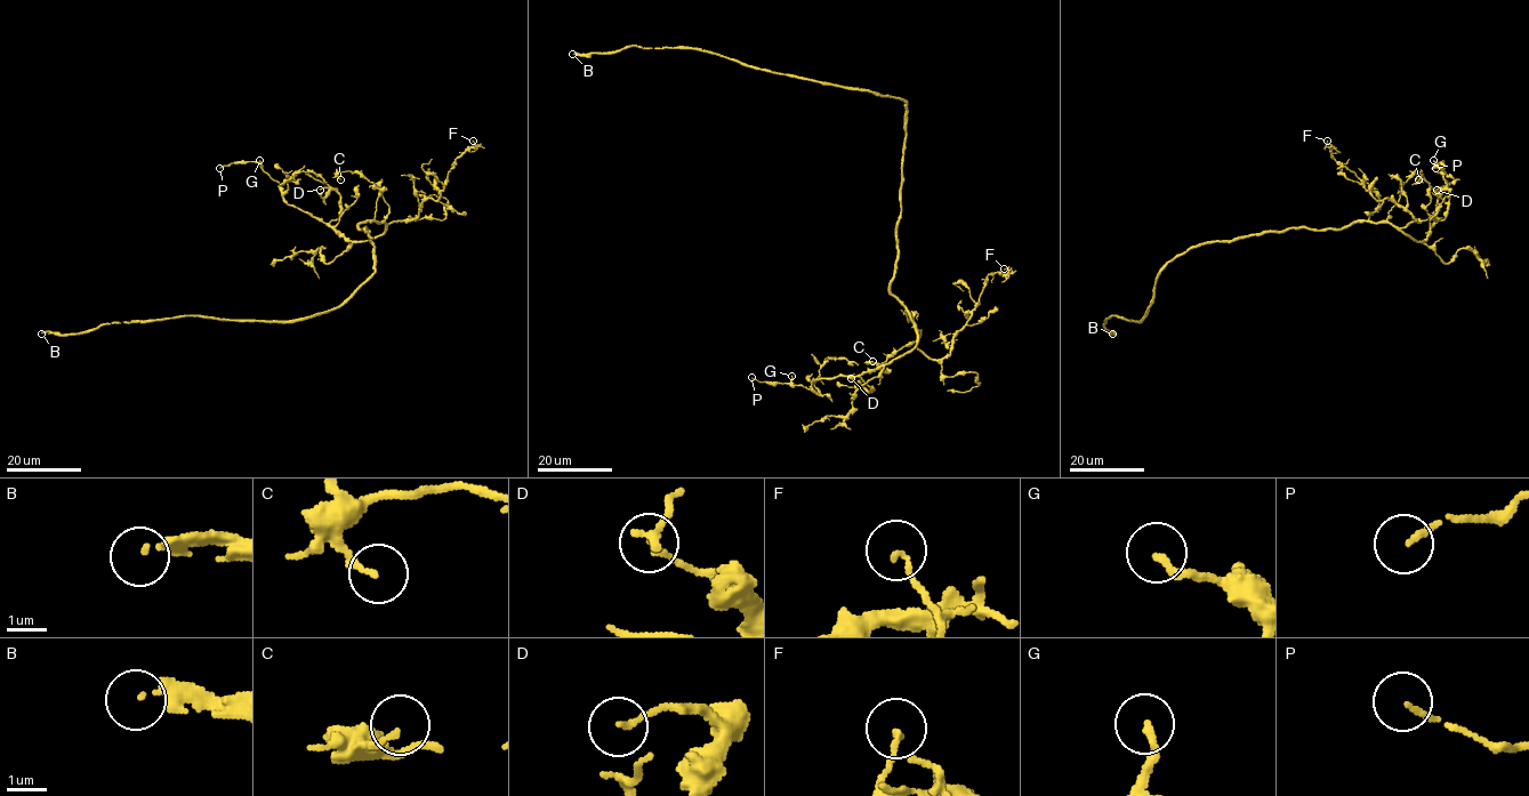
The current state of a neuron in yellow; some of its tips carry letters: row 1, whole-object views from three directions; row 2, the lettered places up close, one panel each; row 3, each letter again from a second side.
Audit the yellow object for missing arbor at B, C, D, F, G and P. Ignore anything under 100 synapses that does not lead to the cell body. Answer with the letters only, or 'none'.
B

